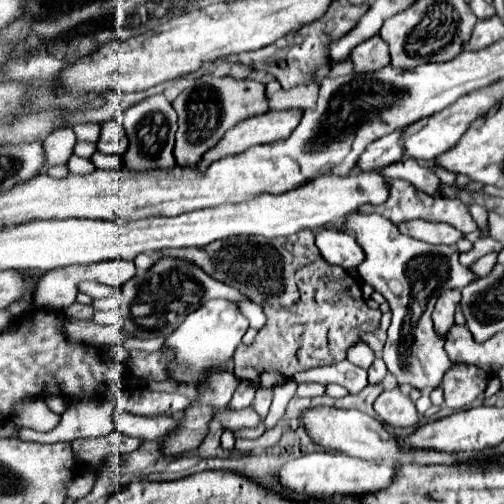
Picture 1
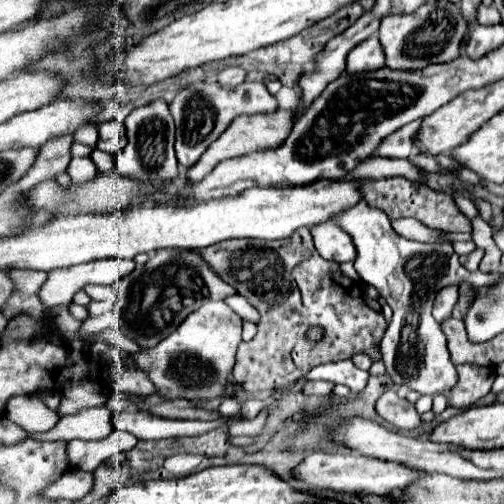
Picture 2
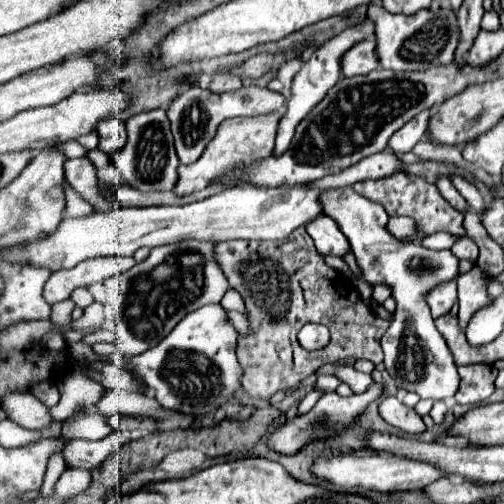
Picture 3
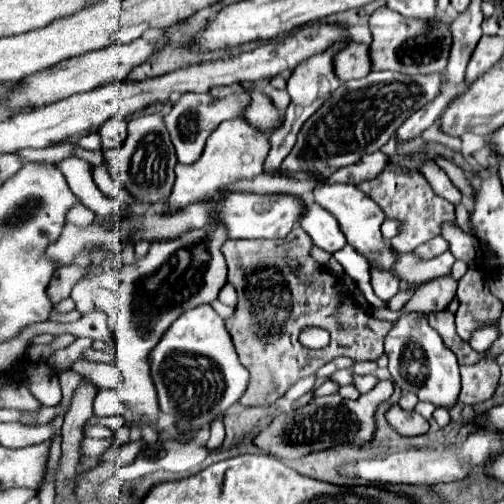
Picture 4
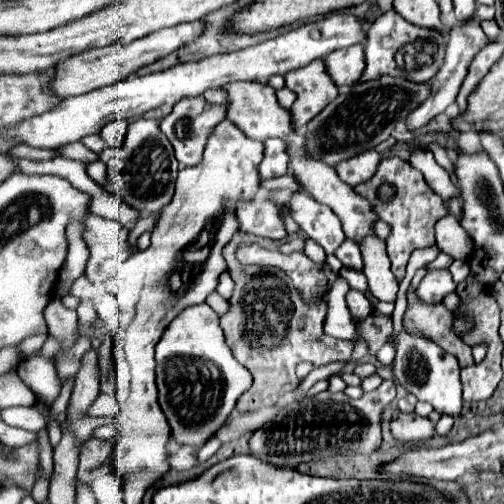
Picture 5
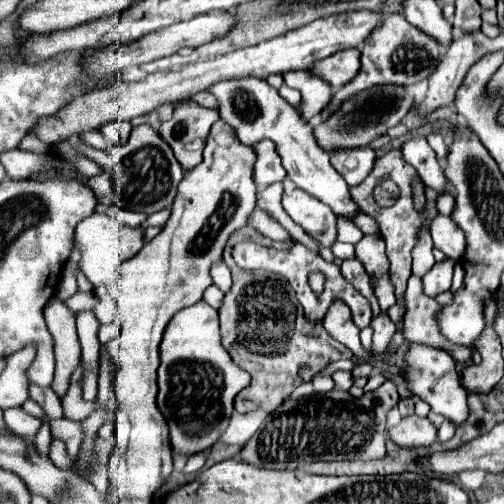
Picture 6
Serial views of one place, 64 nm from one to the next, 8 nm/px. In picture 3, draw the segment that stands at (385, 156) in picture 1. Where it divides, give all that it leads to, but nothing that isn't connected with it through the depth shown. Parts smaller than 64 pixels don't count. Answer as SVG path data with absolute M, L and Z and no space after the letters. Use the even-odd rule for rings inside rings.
M430 108L428 112L420 112L420 116L416 116L414 120L410 120L408 124L404 124L404 128L400 128L398 132L392 134L388 148L396 154L400 152L410 152L414 148L414 144L426 134L428 130L428 120L432 118L434 108Z

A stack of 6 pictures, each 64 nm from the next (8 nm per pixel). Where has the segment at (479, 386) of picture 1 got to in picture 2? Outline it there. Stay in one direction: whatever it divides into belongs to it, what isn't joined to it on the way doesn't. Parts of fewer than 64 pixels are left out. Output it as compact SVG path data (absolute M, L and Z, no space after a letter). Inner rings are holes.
M464 364L456 366L456 370L458 370L458 384L450 392L450 406L454 408L468 408L476 404L490 392L492 382L496 378L496 372L484 366Z

